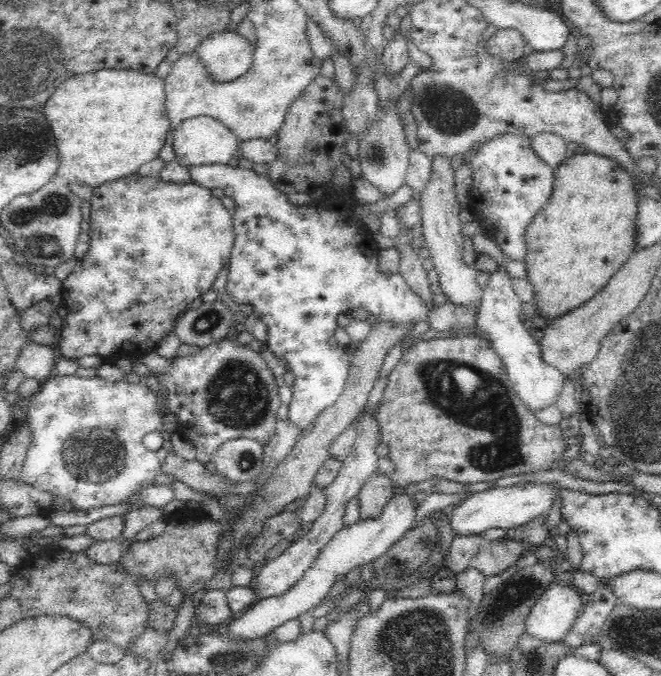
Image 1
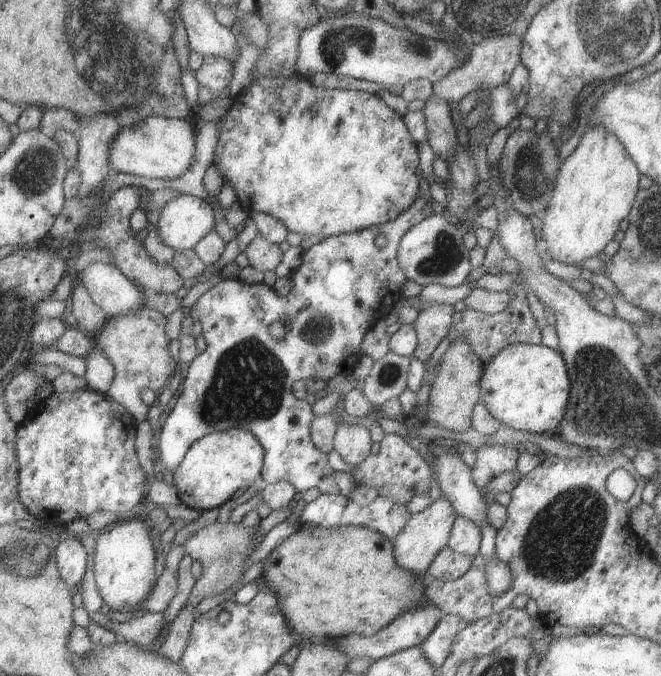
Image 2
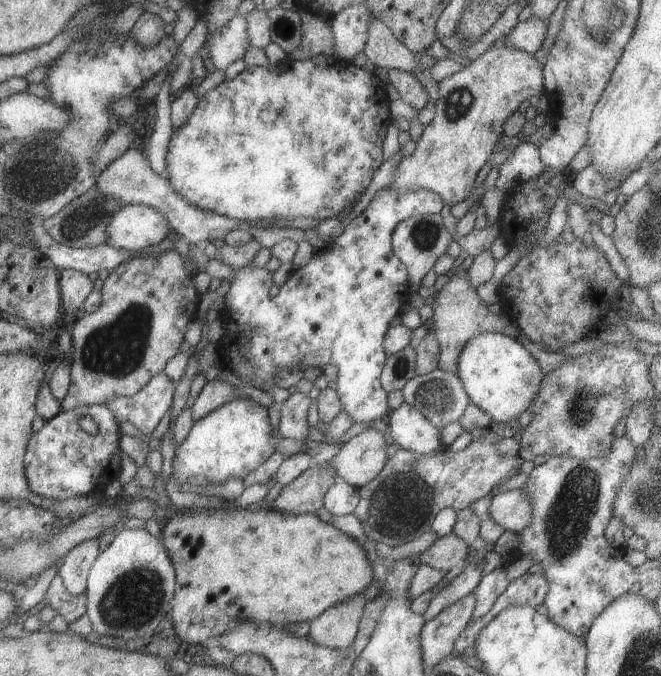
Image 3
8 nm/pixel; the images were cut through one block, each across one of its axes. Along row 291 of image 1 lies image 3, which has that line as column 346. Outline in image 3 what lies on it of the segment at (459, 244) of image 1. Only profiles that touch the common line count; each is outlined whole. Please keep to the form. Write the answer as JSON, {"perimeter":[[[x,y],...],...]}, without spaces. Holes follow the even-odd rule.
{"perimeter":[[[370,428],[344,442],[328,462],[335,468],[338,481],[358,488],[381,472],[388,459],[385,449],[383,435]]]}

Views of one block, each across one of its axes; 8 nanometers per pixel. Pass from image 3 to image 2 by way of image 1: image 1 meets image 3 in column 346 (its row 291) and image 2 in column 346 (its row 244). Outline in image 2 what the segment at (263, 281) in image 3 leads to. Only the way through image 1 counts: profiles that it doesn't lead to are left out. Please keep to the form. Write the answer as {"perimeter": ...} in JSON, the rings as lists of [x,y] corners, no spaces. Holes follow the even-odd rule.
{"perimeter":[[[415,197],[413,202],[402,210],[394,219],[389,220],[389,222],[384,222],[383,224],[376,224],[375,226],[370,226],[363,228],[363,230],[356,230],[350,233],[343,233],[333,236],[324,237],[323,240],[315,245],[312,245],[309,249],[303,250],[301,253],[300,263],[291,278],[291,290],[285,296],[280,296],[275,293],[273,287],[269,287],[264,283],[247,284],[241,281],[238,277],[233,279],[220,279],[217,284],[209,288],[206,292],[201,294],[194,304],[189,308],[190,317],[192,320],[198,320],[202,326],[201,335],[206,342],[205,349],[198,354],[187,366],[186,373],[183,375],[182,386],[183,389],[179,398],[176,399],[175,405],[171,408],[165,422],[163,422],[161,433],[159,434],[159,446],[155,450],[158,457],[158,469],[172,472],[172,470],[179,464],[179,461],[183,458],[183,455],[187,452],[189,446],[192,442],[195,442],[198,438],[205,436],[207,433],[212,432],[223,432],[228,428],[244,428],[248,430],[257,440],[261,443],[263,447],[263,464],[260,470],[259,480],[263,483],[274,483],[277,481],[287,481],[291,483],[291,486],[295,487],[296,491],[303,492],[308,488],[317,488],[321,493],[331,493],[337,491],[337,486],[335,481],[333,481],[333,469],[329,466],[328,456],[321,452],[315,445],[311,442],[310,437],[310,422],[314,417],[311,407],[306,403],[305,400],[300,400],[293,397],[291,394],[291,384],[295,380],[305,380],[305,379],[321,379],[330,377],[336,374],[349,374],[352,369],[357,364],[359,358],[362,356],[361,352],[361,340],[363,336],[367,334],[367,331],[372,328],[372,325],[382,317],[379,314],[379,308],[383,308],[383,314],[389,312],[389,306],[397,300],[395,296],[399,296],[401,292],[401,287],[406,281],[405,275],[398,265],[396,250],[398,249],[398,242],[401,236],[407,232],[414,224],[417,224],[423,218],[427,218],[431,213],[430,203],[425,198]],[[379,234],[384,235],[387,238],[387,244],[379,249],[375,247],[373,241],[375,237]],[[287,316],[286,325],[289,330],[285,332],[285,336],[281,338],[273,338],[269,334],[269,324],[271,322],[277,322],[277,320],[284,320]]]}

